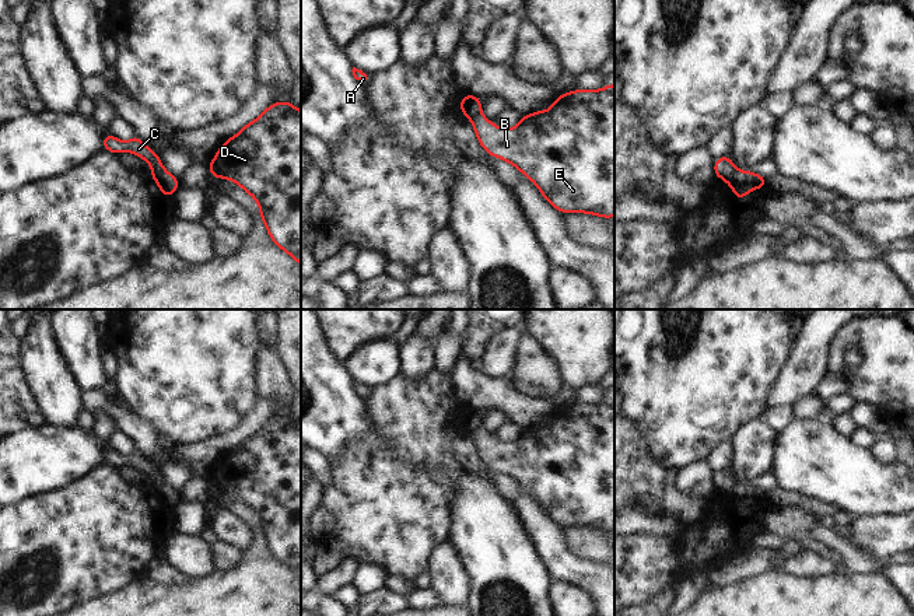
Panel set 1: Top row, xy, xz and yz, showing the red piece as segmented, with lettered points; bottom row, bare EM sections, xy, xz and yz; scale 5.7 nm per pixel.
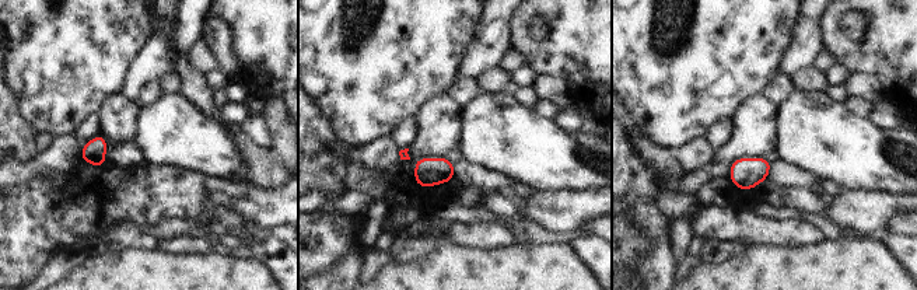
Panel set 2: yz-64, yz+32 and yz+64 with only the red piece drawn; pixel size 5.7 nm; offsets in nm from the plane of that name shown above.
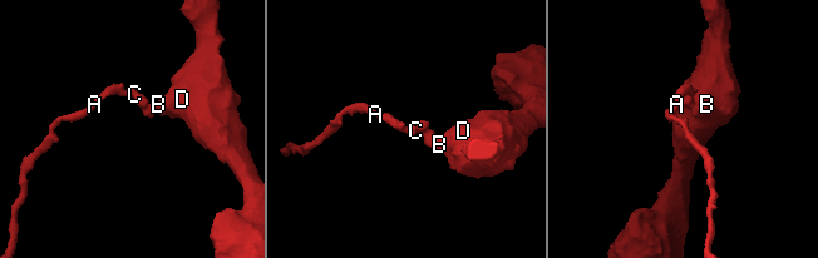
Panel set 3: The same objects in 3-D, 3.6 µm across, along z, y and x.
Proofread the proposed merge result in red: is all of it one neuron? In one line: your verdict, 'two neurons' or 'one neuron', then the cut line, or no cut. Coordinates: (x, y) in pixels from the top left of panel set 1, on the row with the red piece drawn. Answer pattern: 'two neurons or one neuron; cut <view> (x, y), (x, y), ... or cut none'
two neurons; cut yz (736, 170), (729, 184)

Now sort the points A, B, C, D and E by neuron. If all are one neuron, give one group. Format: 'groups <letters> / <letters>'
groups A C / B D E

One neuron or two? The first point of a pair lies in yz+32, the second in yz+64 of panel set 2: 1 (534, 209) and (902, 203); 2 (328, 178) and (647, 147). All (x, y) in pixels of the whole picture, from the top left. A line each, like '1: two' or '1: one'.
1: one
2: two

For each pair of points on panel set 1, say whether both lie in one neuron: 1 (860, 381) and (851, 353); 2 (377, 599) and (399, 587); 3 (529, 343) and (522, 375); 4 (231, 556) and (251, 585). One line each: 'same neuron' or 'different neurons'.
1: different neurons
2: different neurons
3: same neuron
4: different neurons

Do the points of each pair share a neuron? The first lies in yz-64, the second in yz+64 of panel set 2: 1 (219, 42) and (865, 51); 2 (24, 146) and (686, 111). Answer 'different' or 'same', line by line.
1: different
2: different

